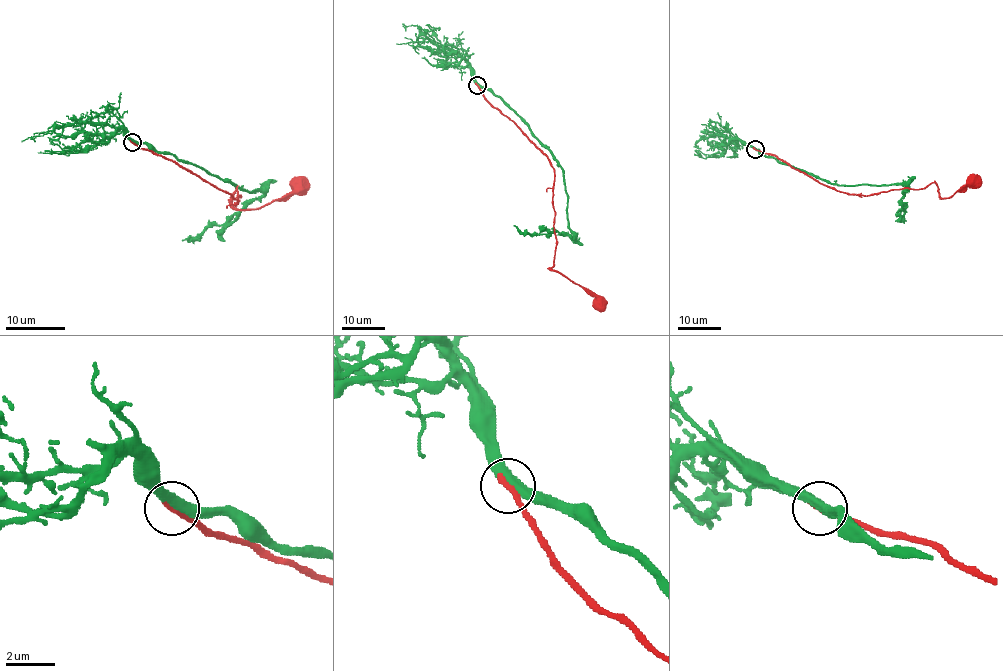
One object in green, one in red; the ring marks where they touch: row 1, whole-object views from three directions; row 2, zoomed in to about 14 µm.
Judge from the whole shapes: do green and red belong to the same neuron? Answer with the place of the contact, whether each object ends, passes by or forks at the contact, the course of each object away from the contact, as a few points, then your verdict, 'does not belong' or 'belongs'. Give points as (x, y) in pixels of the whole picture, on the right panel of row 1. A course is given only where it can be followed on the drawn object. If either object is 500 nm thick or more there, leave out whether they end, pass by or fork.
place (755, 149); green passes by; red ends; course green (754, 149), (838, 185), (904, 185), (904, 217), (895, 221); course red (754, 149), (850, 194), (924, 189), (934, 182), (942, 198), (948, 198), (981, 178); belongs

